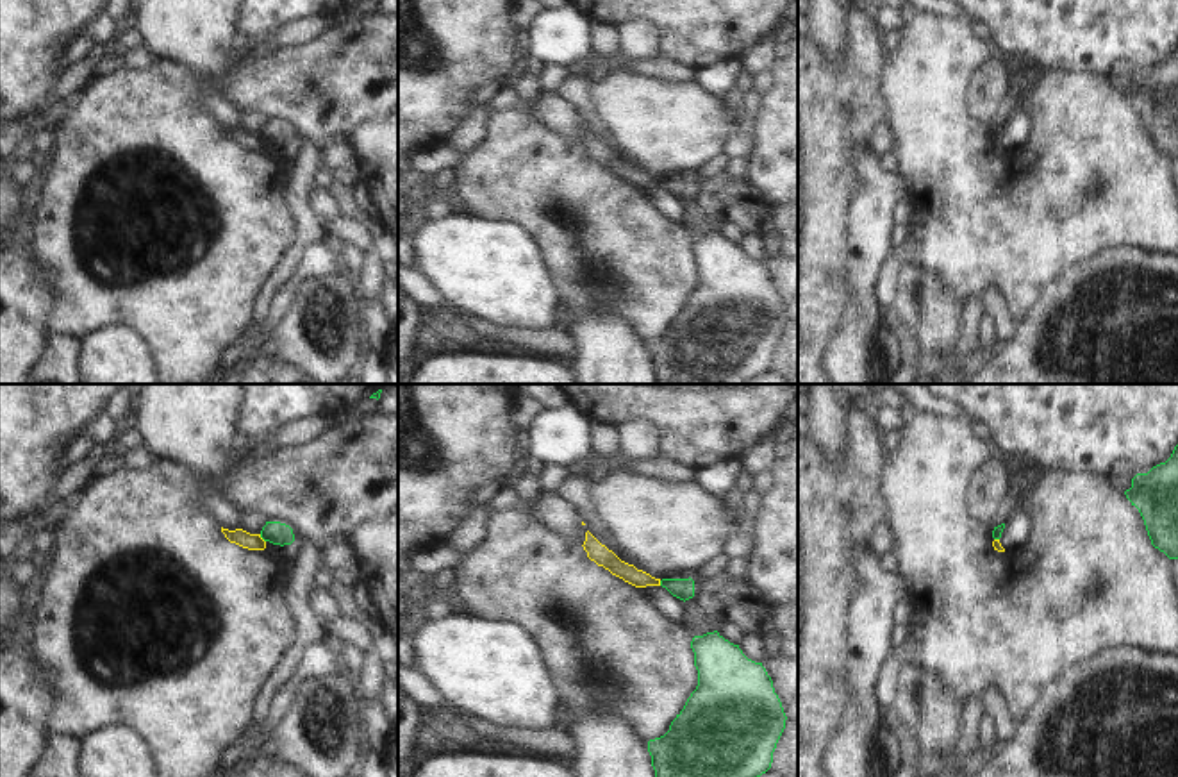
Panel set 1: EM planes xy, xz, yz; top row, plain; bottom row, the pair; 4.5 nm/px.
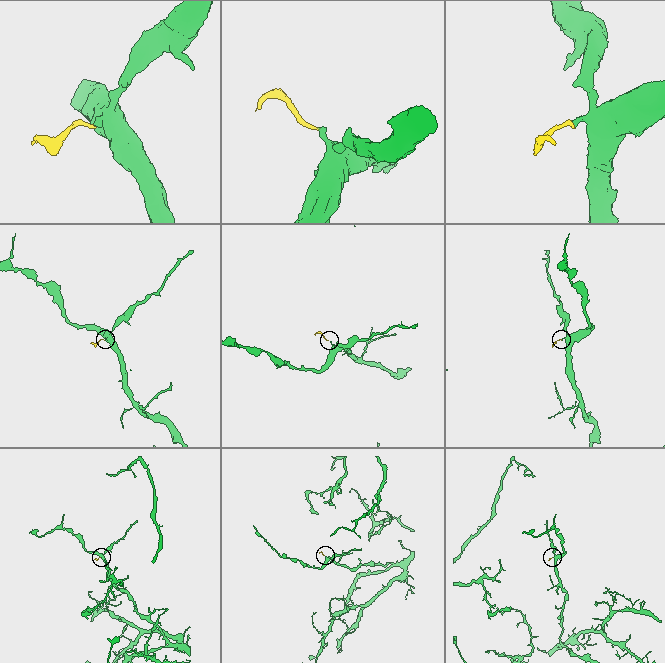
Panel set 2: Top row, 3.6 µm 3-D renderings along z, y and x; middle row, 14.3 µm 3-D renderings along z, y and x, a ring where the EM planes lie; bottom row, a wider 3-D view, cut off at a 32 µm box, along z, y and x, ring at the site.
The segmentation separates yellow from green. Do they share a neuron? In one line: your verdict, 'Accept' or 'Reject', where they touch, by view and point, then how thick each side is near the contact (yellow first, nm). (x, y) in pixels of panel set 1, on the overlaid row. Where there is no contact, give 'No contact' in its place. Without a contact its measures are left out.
Reject. Touches yellow at xy (261, 538). Thickness 80 nm (yellow) against 100 nm.

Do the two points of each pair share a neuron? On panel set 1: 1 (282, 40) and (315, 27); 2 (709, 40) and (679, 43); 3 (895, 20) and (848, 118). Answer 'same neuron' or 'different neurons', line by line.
1: same neuron
2: same neuron
3: different neurons

